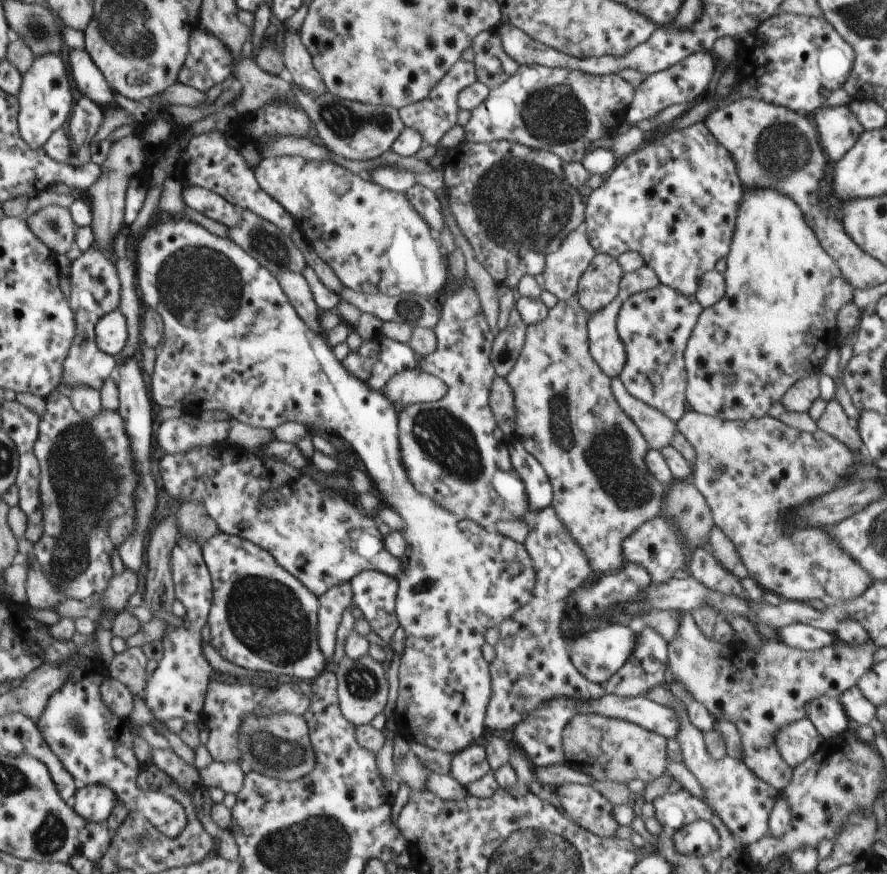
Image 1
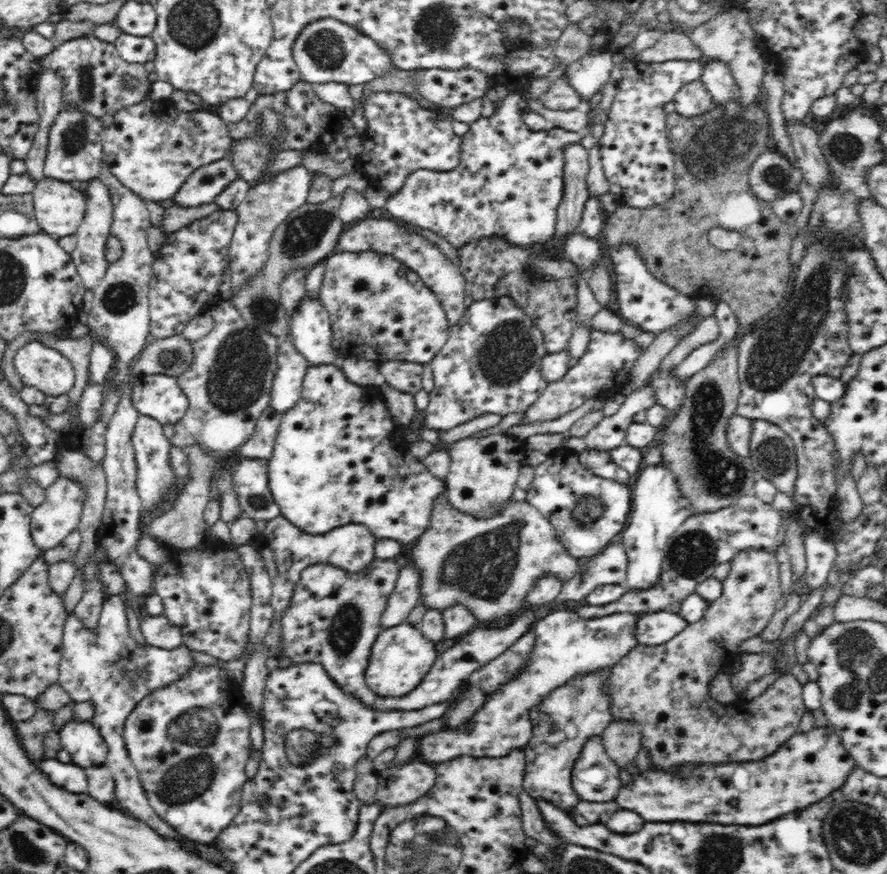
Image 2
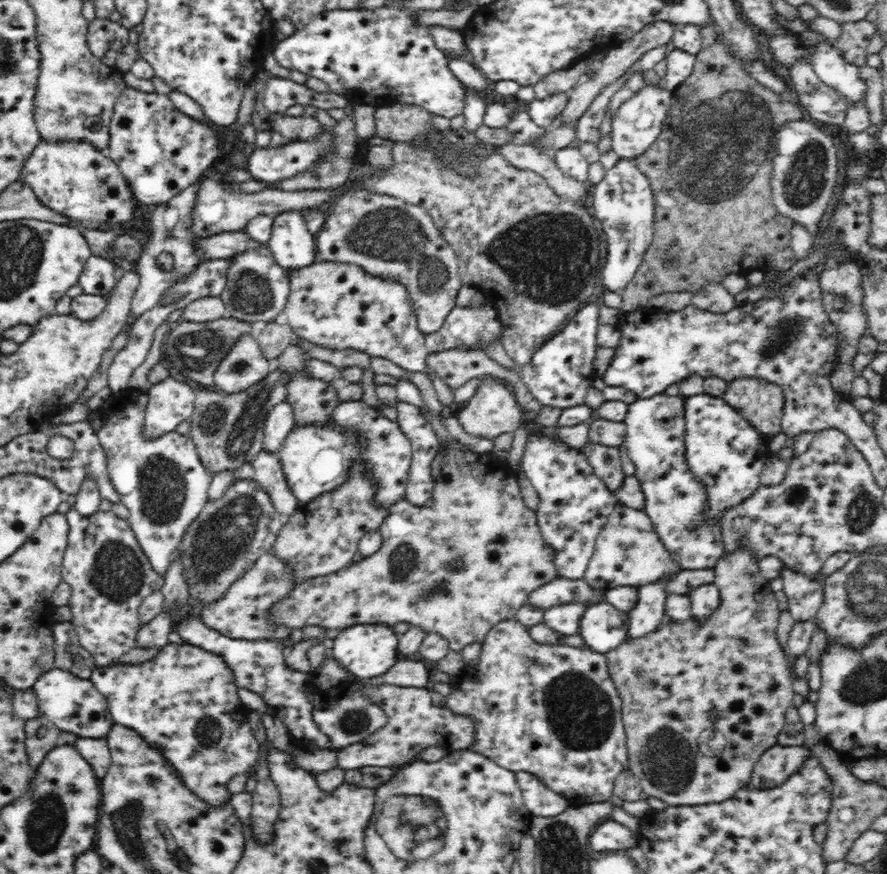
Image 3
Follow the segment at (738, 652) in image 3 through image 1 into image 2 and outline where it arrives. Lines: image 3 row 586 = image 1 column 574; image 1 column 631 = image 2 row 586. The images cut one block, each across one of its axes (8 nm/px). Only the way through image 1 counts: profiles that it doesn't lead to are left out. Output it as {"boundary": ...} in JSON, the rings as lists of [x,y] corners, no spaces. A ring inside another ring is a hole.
{"boundary":[[[746,550],[746,552],[738,552],[738,556],[734,556],[734,560],[729,562],[731,569],[728,576],[721,582],[722,594],[709,603],[709,607],[706,609],[703,619],[694,622],[694,624],[688,623],[686,630],[674,635],[669,641],[664,644],[650,646],[642,643],[638,643],[632,650],[629,650],[614,666],[608,670],[609,674],[603,680],[605,688],[607,688],[607,697],[609,698],[609,709],[613,720],[627,720],[628,722],[637,722],[641,726],[641,746],[648,750],[652,757],[652,766],[660,770],[672,770],[678,769],[685,765],[700,765],[700,764],[725,764],[725,763],[742,763],[758,761],[767,758],[770,754],[774,754],[786,740],[792,738],[799,732],[799,722],[802,715],[808,710],[805,707],[803,701],[803,688],[802,685],[794,675],[790,674],[788,670],[784,674],[780,675],[760,696],[753,698],[752,700],[743,700],[728,705],[718,703],[711,699],[709,693],[709,685],[714,676],[724,666],[720,664],[720,658],[726,660],[728,652],[734,652],[744,640],[752,638],[753,636],[760,635],[766,629],[766,626],[770,624],[772,616],[776,612],[776,602],[783,594],[784,589],[781,588],[779,582],[779,565],[775,554],[771,554],[766,550]]]}

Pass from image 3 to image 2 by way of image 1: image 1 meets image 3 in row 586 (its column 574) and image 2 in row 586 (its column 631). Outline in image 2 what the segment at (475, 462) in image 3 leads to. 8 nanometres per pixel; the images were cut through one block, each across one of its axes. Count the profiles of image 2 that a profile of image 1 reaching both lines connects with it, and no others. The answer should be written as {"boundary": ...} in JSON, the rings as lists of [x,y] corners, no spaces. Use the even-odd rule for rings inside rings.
{"boundary":[[[446,492],[434,501],[429,528],[412,546],[410,560],[421,572],[419,600],[426,608],[443,612],[454,604],[461,604],[474,615],[476,621],[495,625],[508,618],[512,620],[520,612],[527,610],[526,596],[534,588],[536,580],[544,576],[555,576],[565,583],[577,576],[580,568],[578,560],[570,556],[559,542],[554,526],[527,501],[511,500],[500,516],[490,520],[477,520],[454,508]]]}

